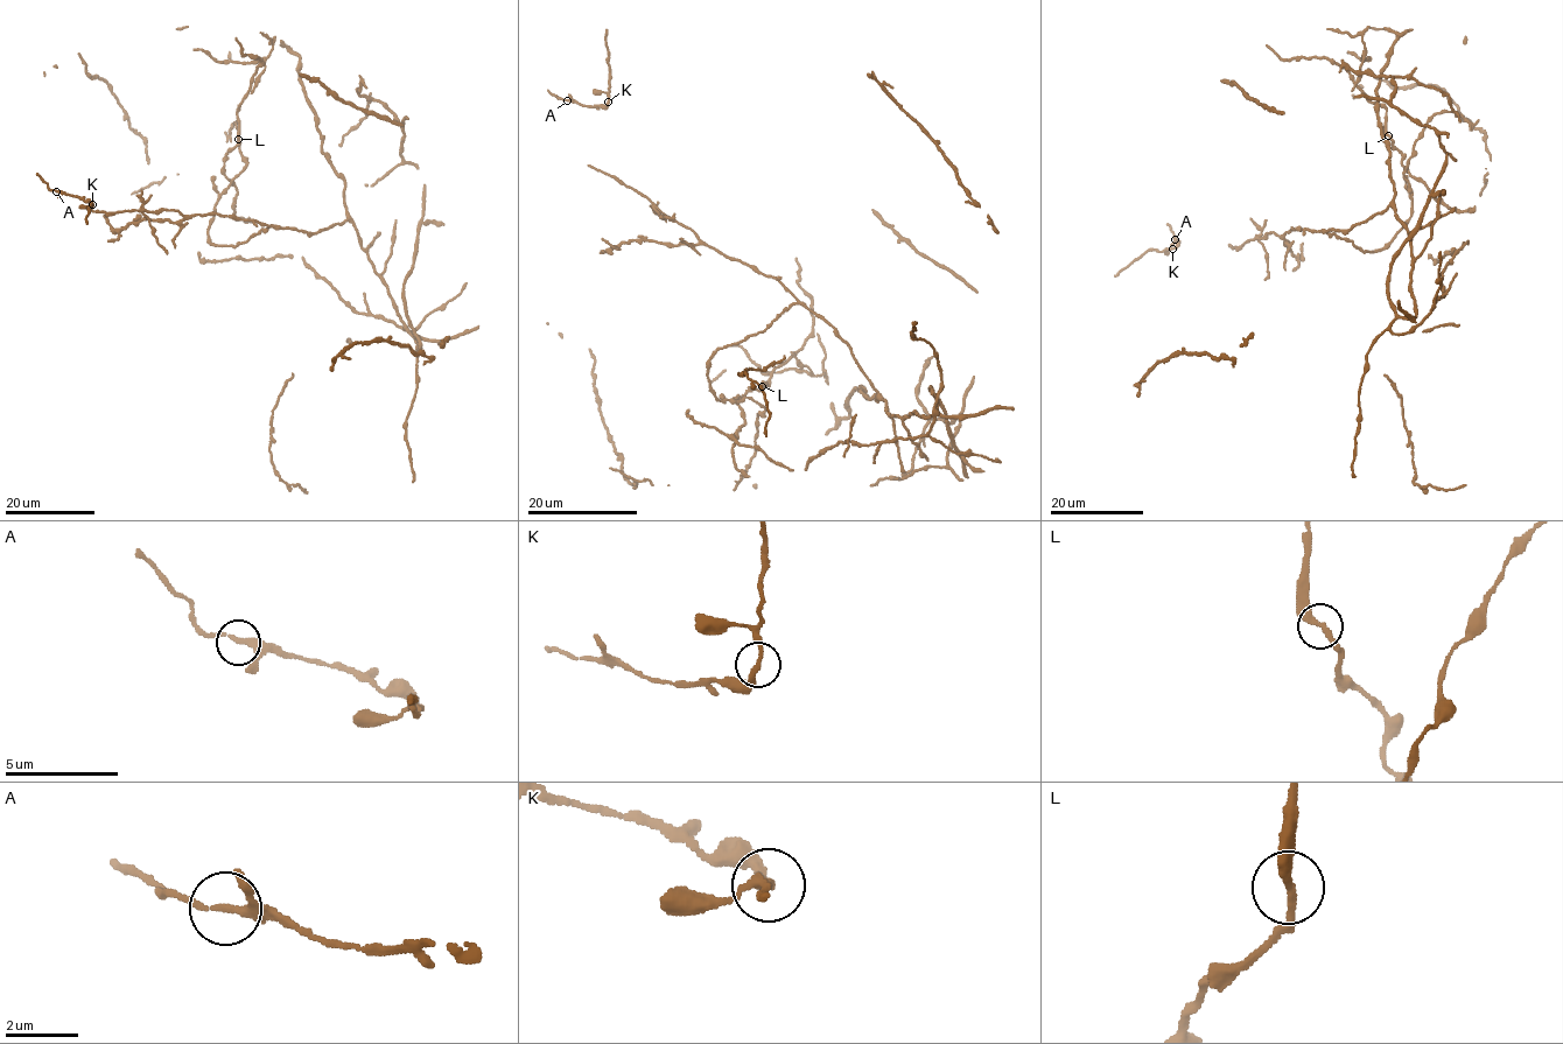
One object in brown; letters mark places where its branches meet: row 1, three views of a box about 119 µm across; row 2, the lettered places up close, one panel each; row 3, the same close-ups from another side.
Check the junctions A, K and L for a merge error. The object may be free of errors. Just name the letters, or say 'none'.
L

